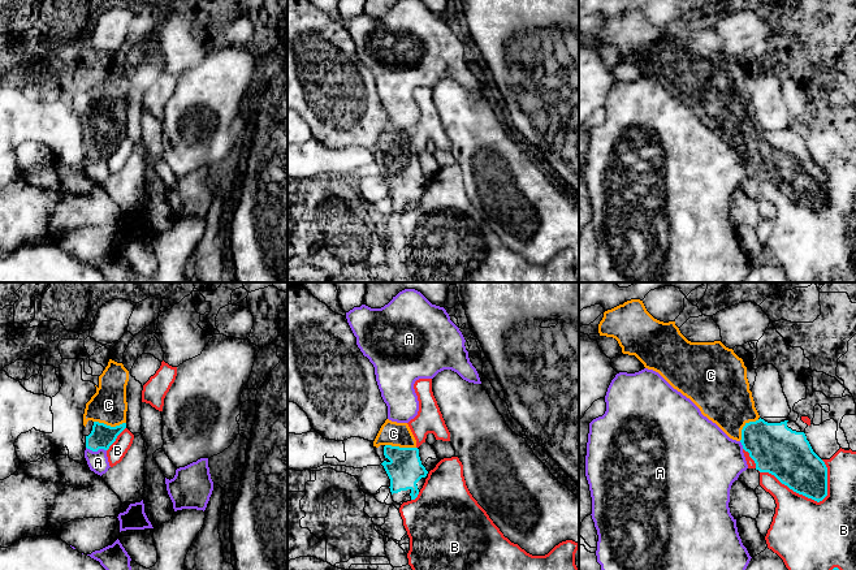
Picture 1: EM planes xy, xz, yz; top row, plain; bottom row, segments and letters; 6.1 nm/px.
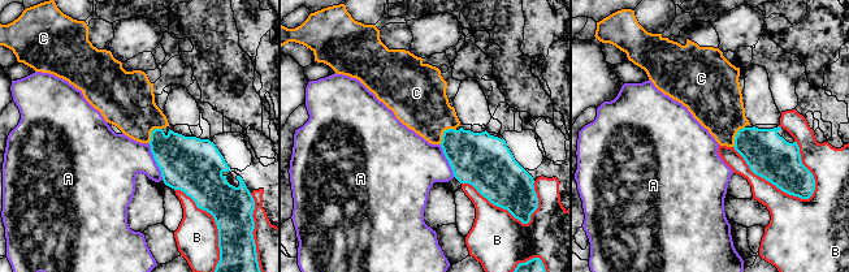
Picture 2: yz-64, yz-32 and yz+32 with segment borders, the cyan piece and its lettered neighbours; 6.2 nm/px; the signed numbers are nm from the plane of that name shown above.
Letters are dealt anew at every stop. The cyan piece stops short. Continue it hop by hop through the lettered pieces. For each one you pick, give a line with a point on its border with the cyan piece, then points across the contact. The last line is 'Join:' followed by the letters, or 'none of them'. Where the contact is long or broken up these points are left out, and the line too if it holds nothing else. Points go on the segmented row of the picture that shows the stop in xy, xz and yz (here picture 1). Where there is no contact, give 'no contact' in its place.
C: contact xy (109, 426); way xy (102, 436), (109, 426), (108, 405)
Join: C

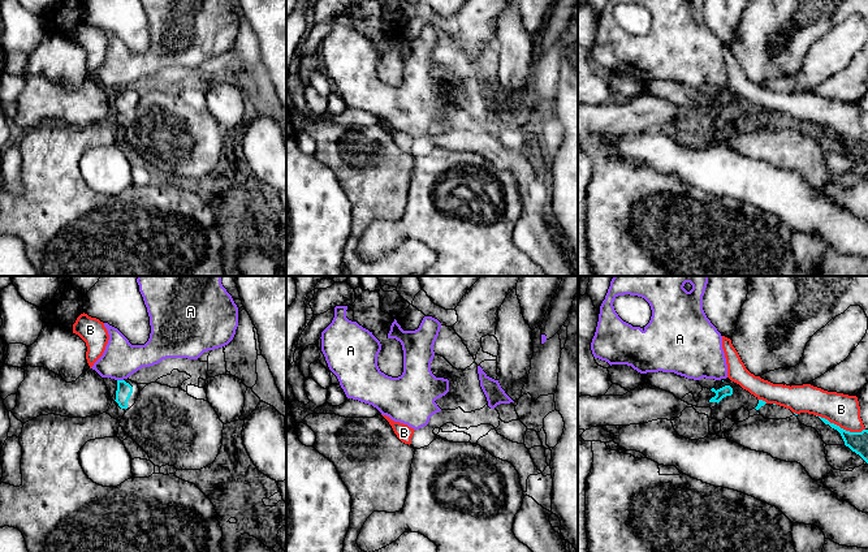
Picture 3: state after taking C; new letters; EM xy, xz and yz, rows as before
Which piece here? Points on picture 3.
Join: none of them

